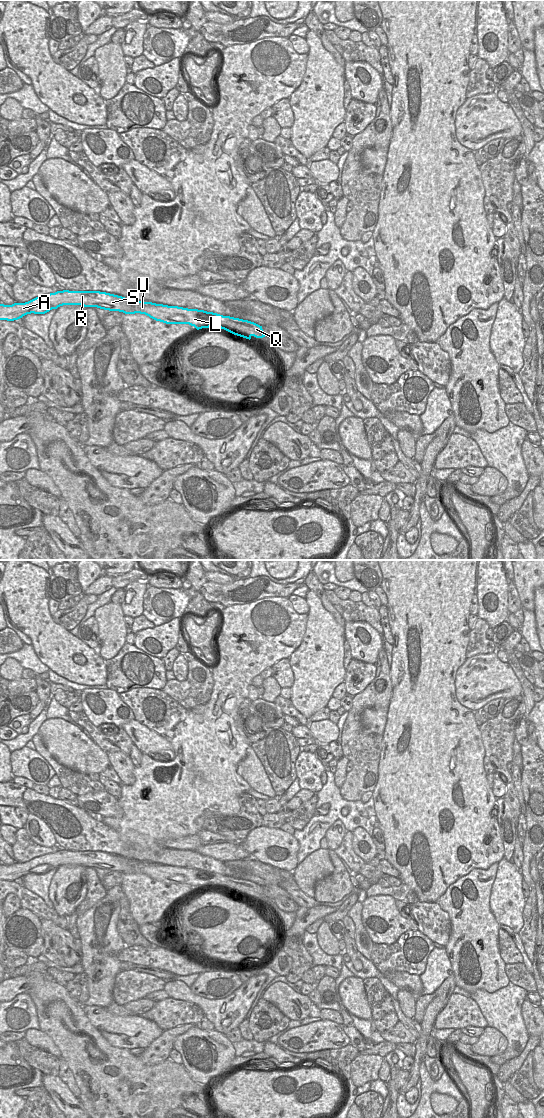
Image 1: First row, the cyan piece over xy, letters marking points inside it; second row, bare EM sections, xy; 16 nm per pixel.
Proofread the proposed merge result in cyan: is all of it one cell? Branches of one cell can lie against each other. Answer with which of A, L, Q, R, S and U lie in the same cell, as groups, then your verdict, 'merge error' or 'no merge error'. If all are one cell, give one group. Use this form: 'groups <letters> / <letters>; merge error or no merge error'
groups A L R S U / Q; merge error

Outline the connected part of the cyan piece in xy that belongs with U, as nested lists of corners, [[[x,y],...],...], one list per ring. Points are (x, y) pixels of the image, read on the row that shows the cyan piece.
[[[63,290],[25,303],[0,304],[0,320],[14,321],[31,313],[45,314],[63,305],[97,307],[125,314],[140,313],[166,324],[189,324],[197,330],[210,327],[209,321],[203,318],[207,311],[143,302],[100,291]]]

